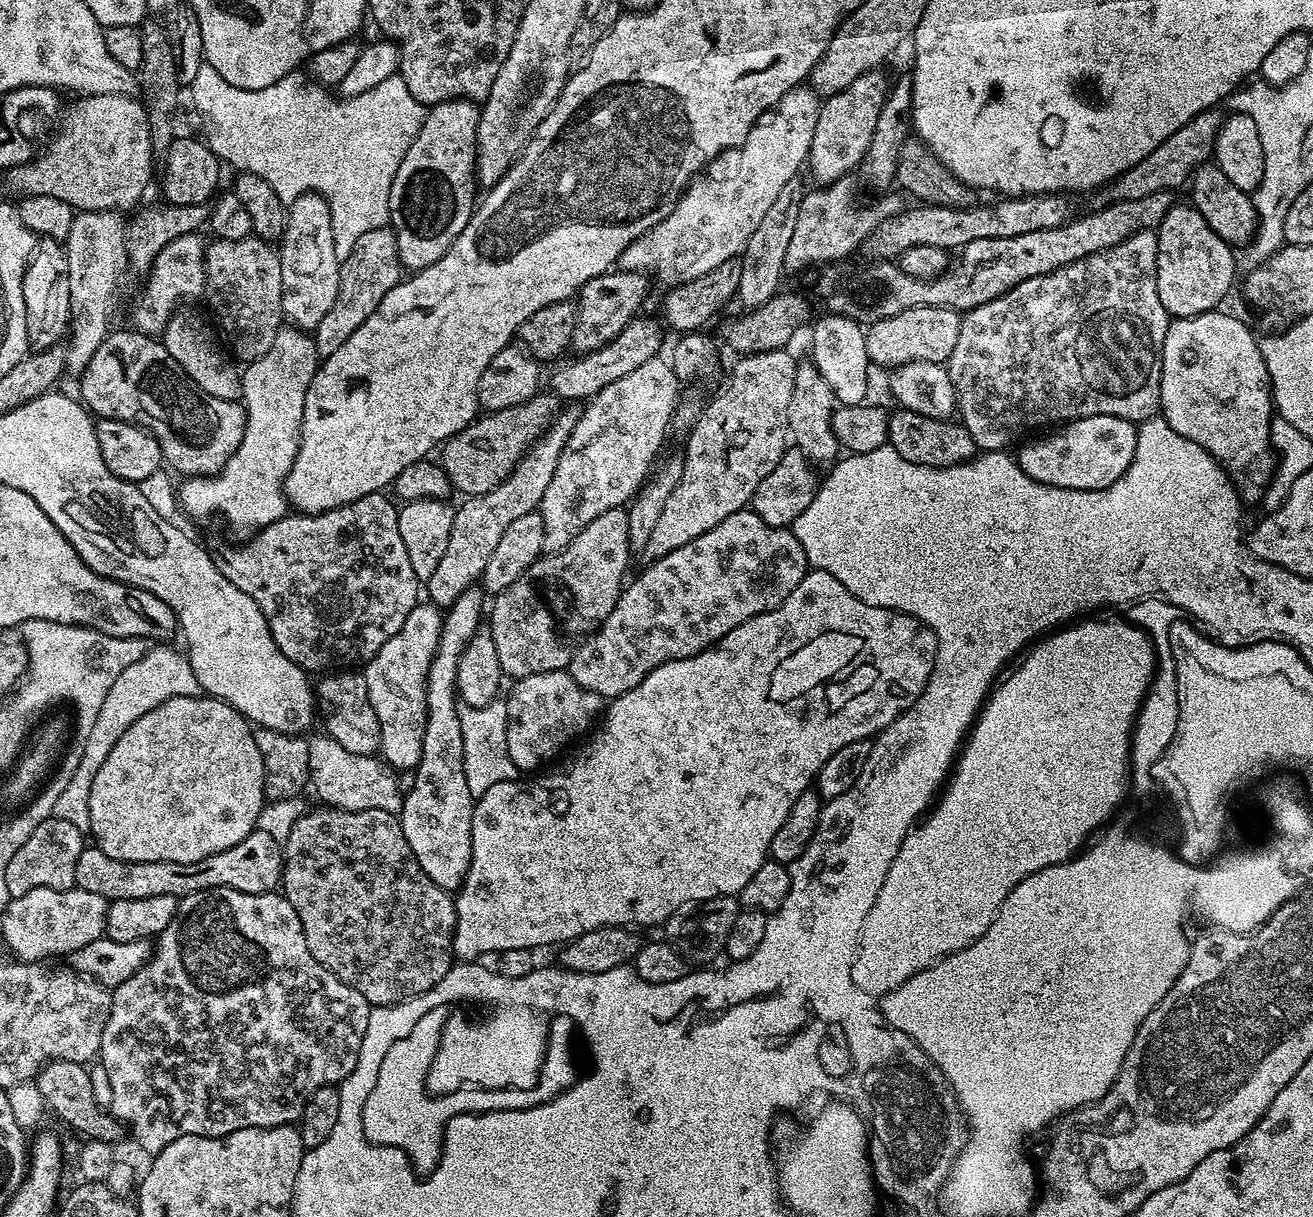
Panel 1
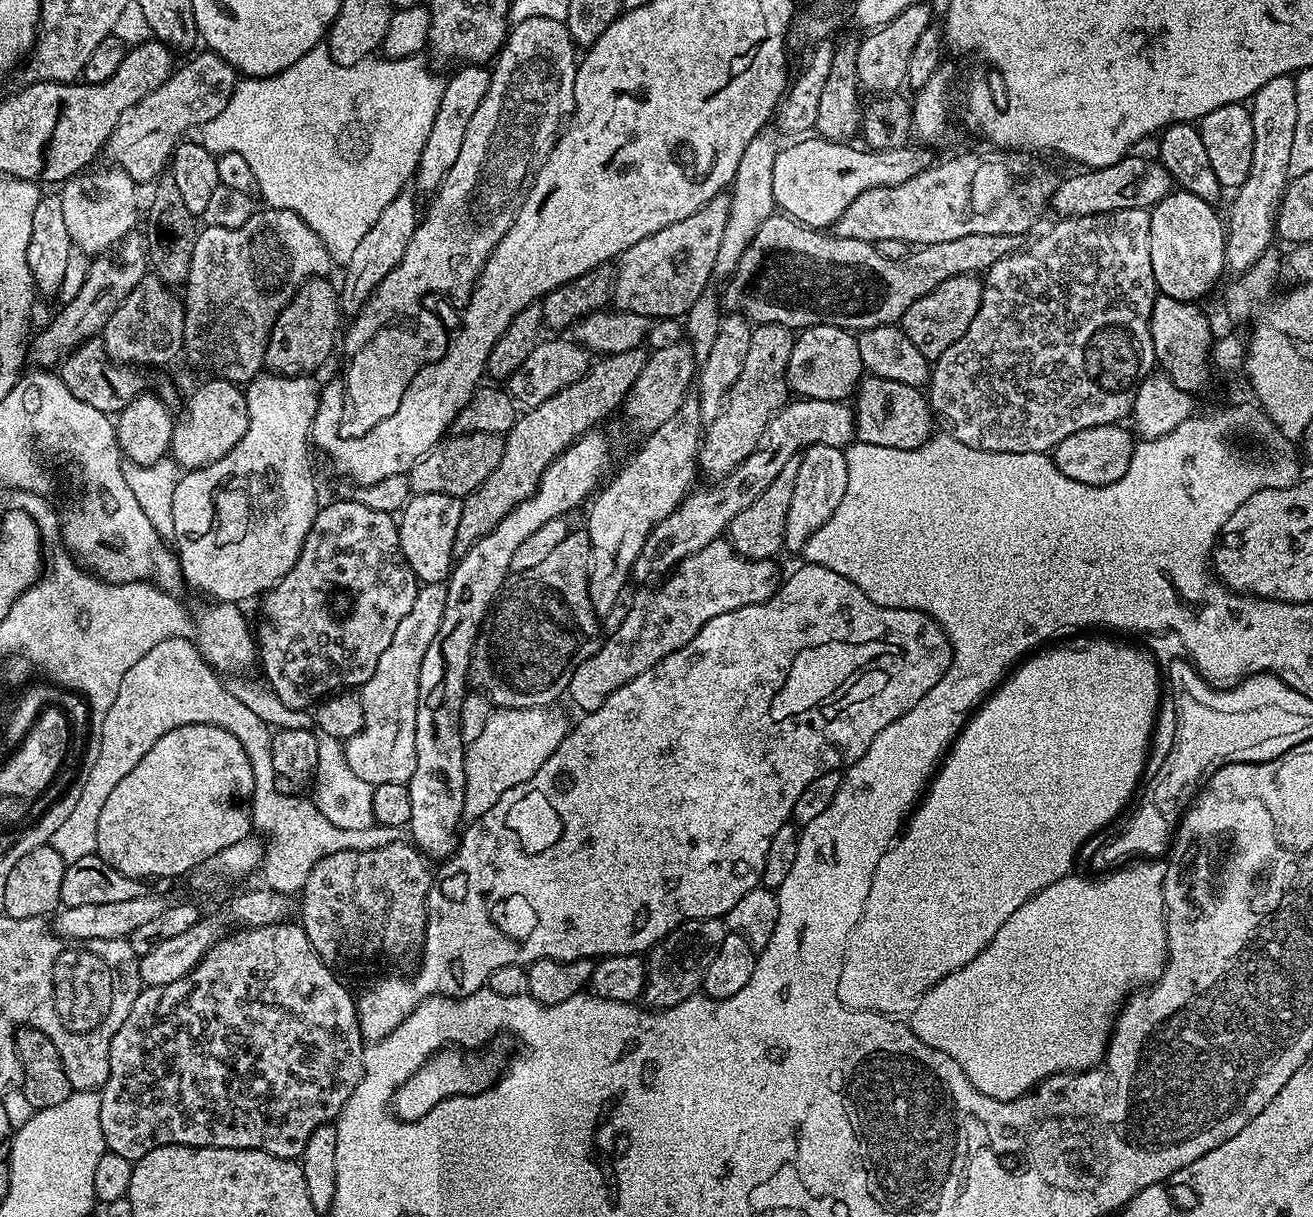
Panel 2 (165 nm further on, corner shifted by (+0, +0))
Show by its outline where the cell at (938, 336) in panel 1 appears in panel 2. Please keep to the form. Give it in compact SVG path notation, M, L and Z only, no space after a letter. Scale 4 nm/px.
M955 276L930 290L930 294L918 298L914 306L904 311L898 324L904 329L906 338L918 346L920 353L929 362L935 362L943 352L950 350L950 346L954 346L954 342L958 342L958 338L962 338L962 334L966 334L970 322L974 322L974 314L978 314L981 298L982 284L976 276Z

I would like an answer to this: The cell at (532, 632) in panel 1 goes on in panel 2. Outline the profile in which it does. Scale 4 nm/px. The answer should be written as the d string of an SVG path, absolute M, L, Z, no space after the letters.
M572 530L569 531L567 538L538 566L533 566L530 570L512 572L508 579L504 581L503 586L500 588L500 593L496 596L496 601L492 603L491 608L488 610L488 617L485 618L484 625L480 628L476 645L472 647L472 657L468 667L471 683L479 691L483 692L496 708L542 708L555 705L559 701L556 699L559 696L563 697L567 693L568 679L571 678L572 671L586 658L590 658L596 653L602 636L598 631L598 617L596 611L592 608L590 594L588 593L588 565L591 559L592 551L590 550L590 538L587 531L580 530L580 532L576 532L576 530Z

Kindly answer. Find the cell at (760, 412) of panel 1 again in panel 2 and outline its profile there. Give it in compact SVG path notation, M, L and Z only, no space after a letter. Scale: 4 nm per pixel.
M762 324L753 327L750 350L742 362L742 374L728 391L728 397L714 419L707 421L702 432L698 468L708 478L726 476L735 470L756 448L772 415L790 399L788 363L794 343L794 332L780 324Z

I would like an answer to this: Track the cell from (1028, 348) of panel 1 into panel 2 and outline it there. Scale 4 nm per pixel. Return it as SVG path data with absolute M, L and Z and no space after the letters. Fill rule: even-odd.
M1131 208L1130 210L1114 210L1106 214L1090 214L1089 216L1070 216L1057 219L1056 225L1049 232L1044 232L1032 245L1021 247L1011 252L1006 258L994 262L982 276L982 298L978 306L978 314L974 314L974 322L931 365L930 379L926 385L926 395L933 413L936 412L942 419L948 420L951 435L958 438L966 446L974 450L990 450L991 452L1042 452L1051 453L1062 438L1074 434L1078 430L1086 430L1094 426L1121 423L1125 418L1131 417L1132 407L1136 401L1136 391L1145 378L1153 375L1157 367L1154 354L1154 338L1150 334L1150 318L1146 316L1118 316L1118 296L1114 288L1128 288L1128 294L1122 302L1140 302L1144 296L1142 310L1152 310L1150 298L1156 298L1158 289L1154 282L1154 266L1150 266L1150 218L1151 211L1147 208ZM1108 322L1126 322L1128 326L1112 328L1110 340L1104 336L1102 340L1102 324Z

